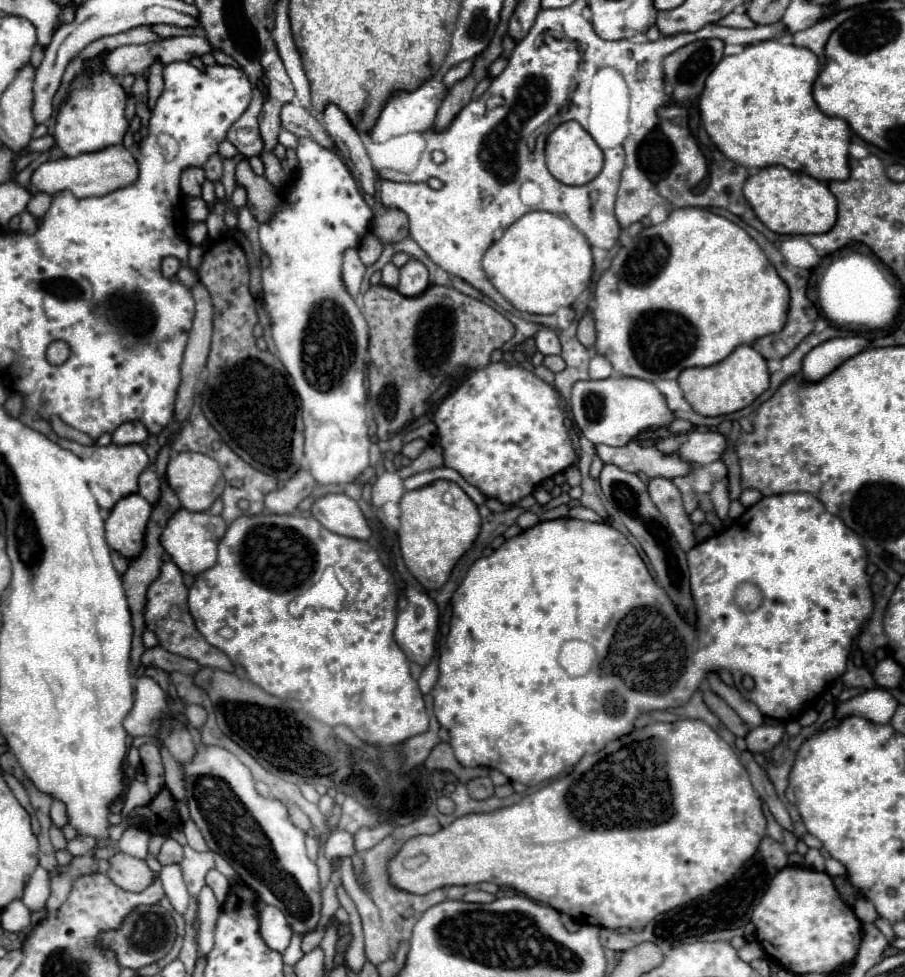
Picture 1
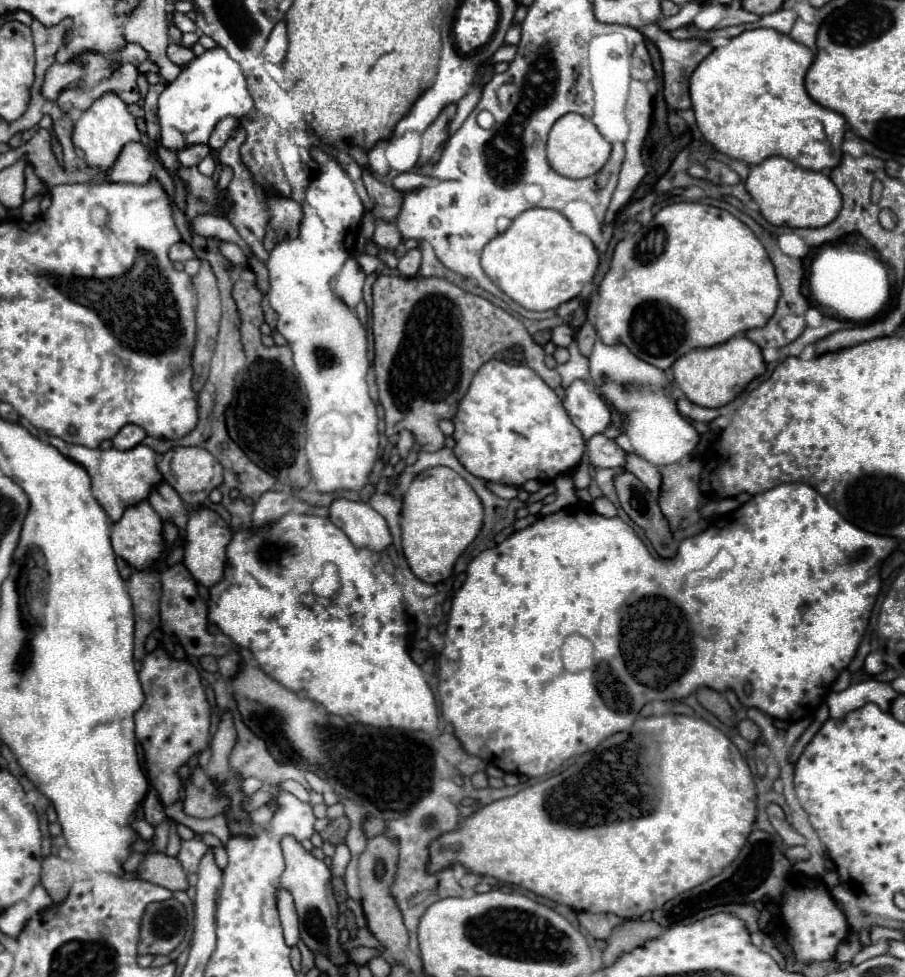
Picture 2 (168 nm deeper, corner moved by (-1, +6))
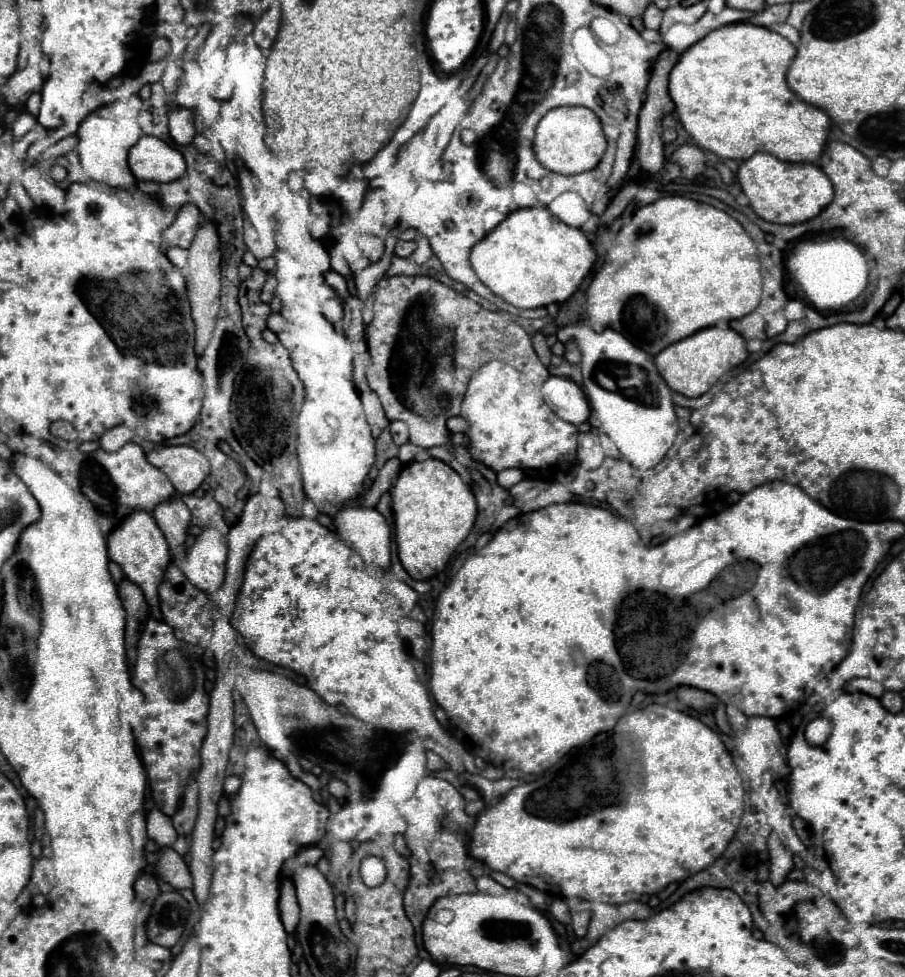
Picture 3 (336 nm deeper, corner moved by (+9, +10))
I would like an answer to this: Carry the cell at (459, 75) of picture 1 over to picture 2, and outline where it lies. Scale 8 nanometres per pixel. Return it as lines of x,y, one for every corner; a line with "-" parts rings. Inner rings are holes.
500,46
500,50
492,56
492,64
498,64
498,62
512,62
512,58
514,58
514,54
516,54
516,46

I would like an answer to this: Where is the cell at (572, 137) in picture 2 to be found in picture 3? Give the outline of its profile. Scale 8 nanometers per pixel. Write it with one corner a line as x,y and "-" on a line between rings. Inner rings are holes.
560,106
550,110
536,126
534,152
536,158
552,172
578,174
594,168
606,150
606,138
600,120
582,106

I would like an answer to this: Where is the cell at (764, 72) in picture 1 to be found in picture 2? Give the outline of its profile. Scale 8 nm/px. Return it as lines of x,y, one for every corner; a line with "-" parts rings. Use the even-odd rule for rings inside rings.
772,28
744,30
742,34
730,38
722,48
714,48
704,62
692,72
690,78
690,100
696,116
696,124
702,136
722,154
742,160
746,164
760,164
770,156
784,156
806,170
830,170
840,164
842,140
846,122
834,110
816,104
806,88
804,76
812,64
812,50
804,44
794,42
790,36
780,34

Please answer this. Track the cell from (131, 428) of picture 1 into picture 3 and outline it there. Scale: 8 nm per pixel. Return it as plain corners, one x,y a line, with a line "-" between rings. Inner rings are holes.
118,424
118,426
114,426
114,428
110,428
110,430
106,430
106,432
102,434
100,446
102,446
104,450
108,450
108,452
116,452
116,450
120,450
126,442
130,442
132,436
134,436
132,428
128,428
126,424

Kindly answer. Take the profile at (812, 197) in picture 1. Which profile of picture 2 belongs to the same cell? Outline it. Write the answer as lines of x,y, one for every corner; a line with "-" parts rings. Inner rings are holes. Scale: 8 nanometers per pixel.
772,156
762,164
752,166
746,178
746,190
760,206
762,216
774,226
790,226
790,228
826,226
838,216
842,208
842,196
828,174
804,170
784,156

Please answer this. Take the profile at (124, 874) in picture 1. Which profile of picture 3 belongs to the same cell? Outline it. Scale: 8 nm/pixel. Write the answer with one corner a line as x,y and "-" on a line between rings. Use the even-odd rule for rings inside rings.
172,848
160,850
158,862
154,864
152,874
156,878
160,878
162,882
168,882
176,890
190,888
190,884
192,884
192,878
190,878
190,872
188,872
184,860

